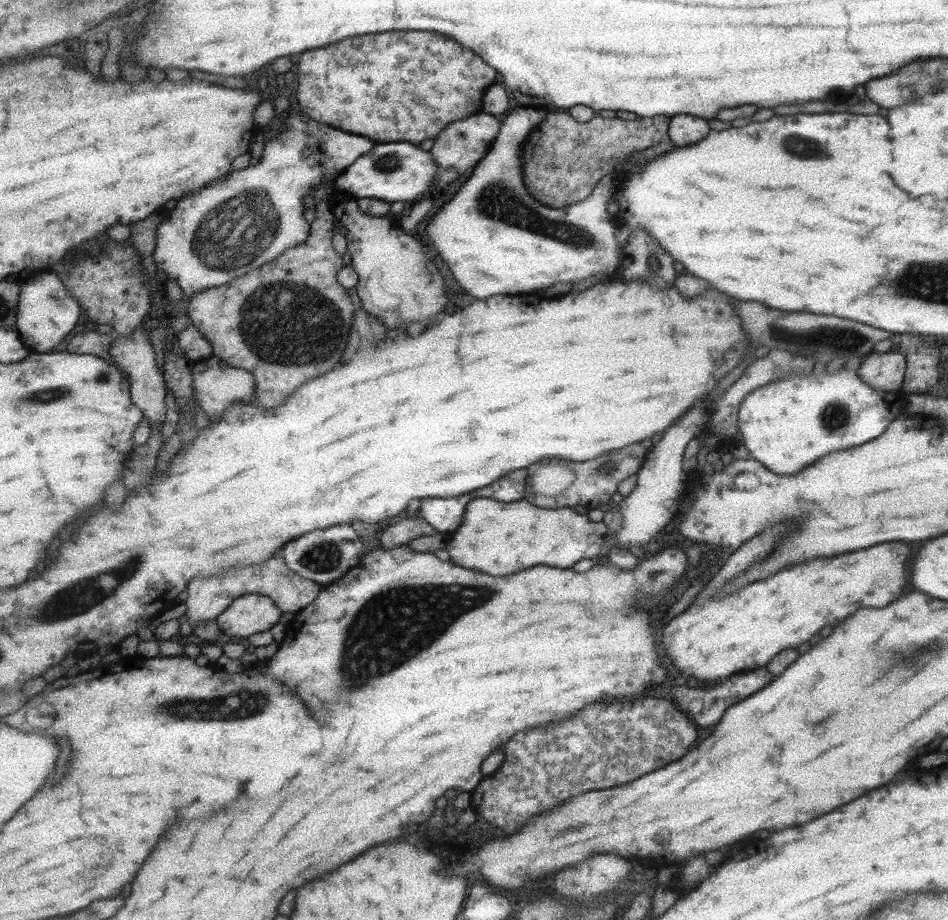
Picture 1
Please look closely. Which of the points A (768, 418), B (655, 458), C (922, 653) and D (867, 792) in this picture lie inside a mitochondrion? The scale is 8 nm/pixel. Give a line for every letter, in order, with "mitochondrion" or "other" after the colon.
A: other
B: other
C: mitochondrion
D: other

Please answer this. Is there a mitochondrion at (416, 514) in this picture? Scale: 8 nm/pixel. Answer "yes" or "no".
no

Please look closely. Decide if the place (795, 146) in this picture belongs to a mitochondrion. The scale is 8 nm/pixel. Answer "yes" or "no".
yes

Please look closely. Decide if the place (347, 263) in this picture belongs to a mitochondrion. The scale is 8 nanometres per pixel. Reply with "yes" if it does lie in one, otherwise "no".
no

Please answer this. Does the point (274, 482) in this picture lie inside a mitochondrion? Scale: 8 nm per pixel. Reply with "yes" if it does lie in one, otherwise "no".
no

